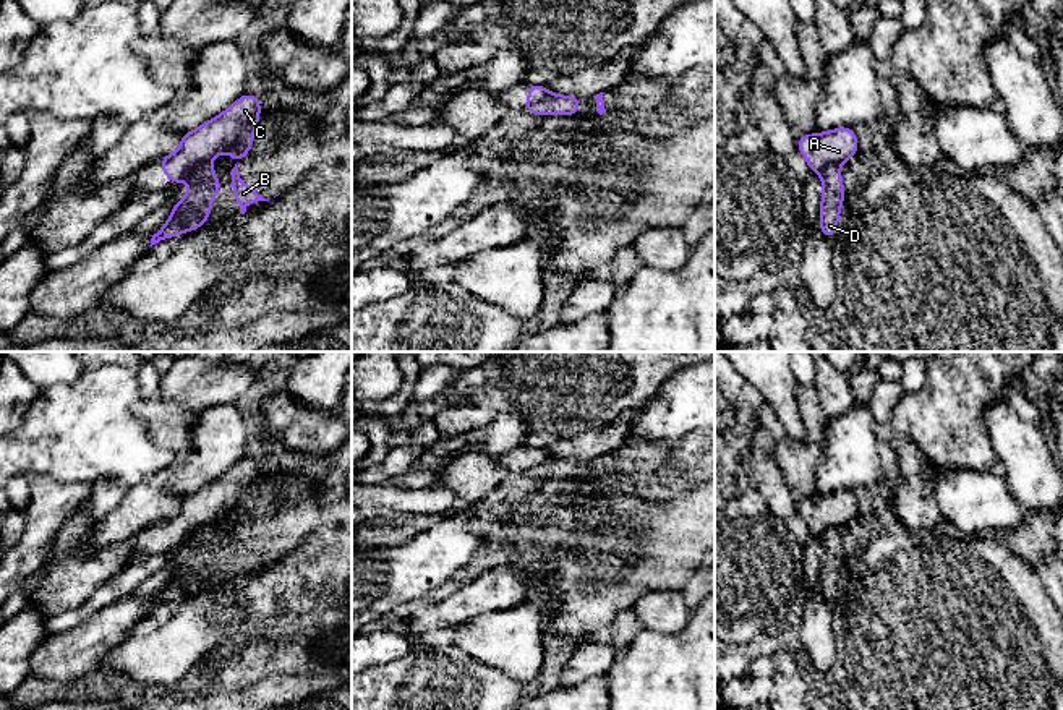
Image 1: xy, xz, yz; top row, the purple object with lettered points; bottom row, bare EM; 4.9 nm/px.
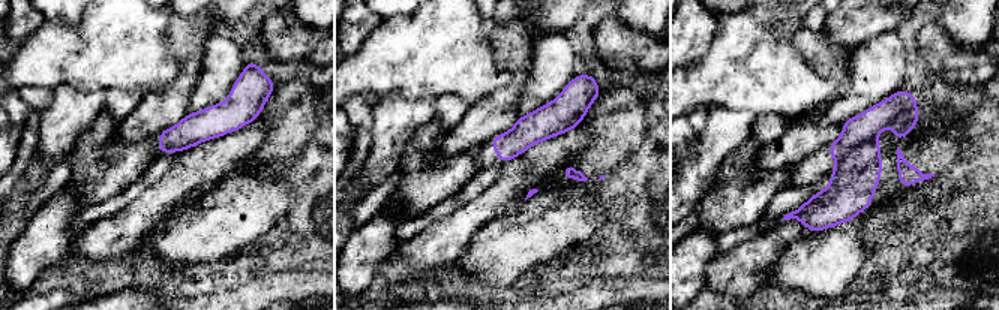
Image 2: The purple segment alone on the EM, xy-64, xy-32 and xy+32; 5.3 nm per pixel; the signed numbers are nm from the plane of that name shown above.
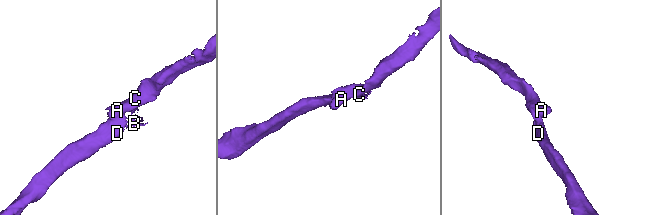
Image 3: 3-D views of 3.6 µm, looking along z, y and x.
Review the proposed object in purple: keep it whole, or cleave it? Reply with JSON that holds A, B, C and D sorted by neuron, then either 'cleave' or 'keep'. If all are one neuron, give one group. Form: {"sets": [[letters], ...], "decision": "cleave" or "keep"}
{"sets": [["A", "C"], ["B", "D"]], "decision": "cleave"}

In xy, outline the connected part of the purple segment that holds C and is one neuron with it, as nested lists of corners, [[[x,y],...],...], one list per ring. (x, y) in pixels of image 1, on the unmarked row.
[[[245,456],[219,480],[183,496],[180,511],[159,524],[169,545],[175,548],[186,535],[228,512],[241,491],[258,486],[261,465],[261,460]]]

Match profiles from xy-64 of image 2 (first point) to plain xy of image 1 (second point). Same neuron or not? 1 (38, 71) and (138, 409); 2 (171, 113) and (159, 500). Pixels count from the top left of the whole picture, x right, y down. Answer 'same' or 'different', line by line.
1: different
2: same

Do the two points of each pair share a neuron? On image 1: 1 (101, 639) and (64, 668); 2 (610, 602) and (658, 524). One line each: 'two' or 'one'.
1: one
2: one

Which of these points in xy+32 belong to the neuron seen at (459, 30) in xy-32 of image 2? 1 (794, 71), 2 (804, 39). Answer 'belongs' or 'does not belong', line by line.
1: belongs
2: does not belong

